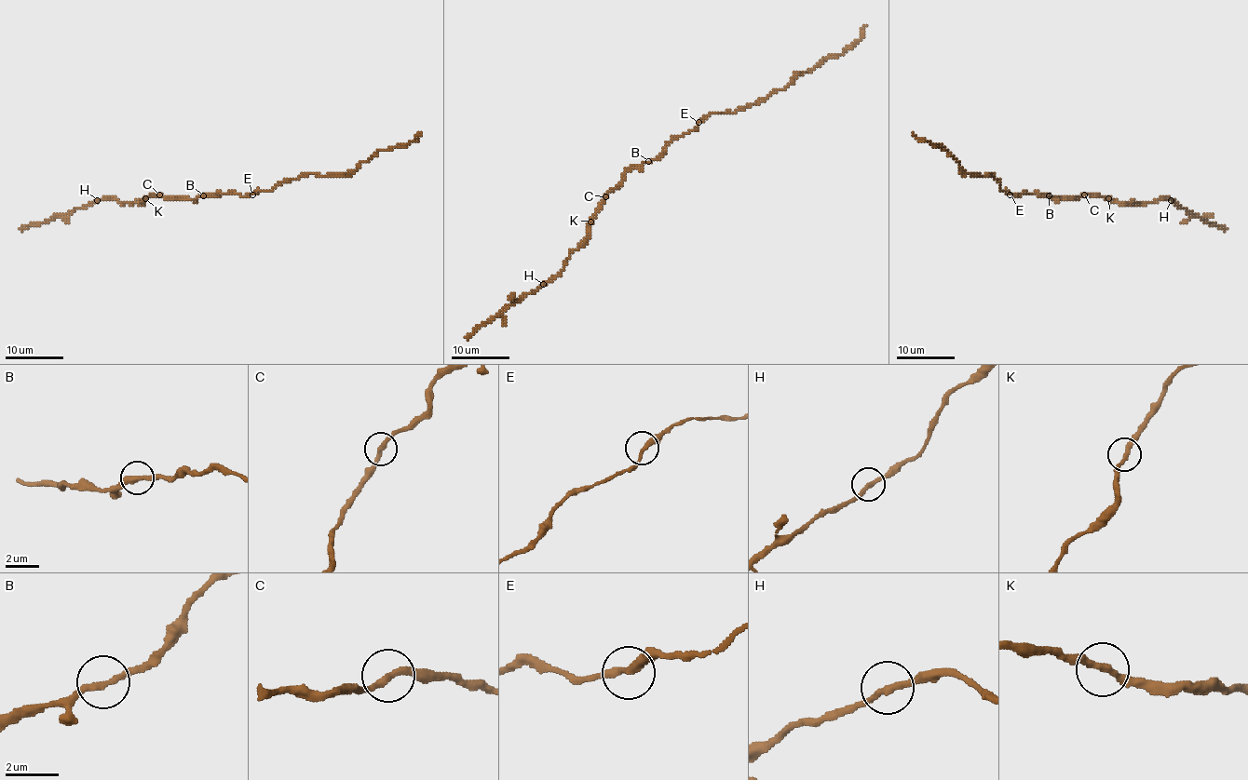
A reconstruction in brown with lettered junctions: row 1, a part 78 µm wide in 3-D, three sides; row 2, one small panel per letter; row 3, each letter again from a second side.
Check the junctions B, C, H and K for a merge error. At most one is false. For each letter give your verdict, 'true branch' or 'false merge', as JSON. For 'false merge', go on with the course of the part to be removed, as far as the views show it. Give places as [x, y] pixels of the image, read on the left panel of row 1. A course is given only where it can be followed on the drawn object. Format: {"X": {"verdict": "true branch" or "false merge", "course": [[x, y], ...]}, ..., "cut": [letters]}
{"B": {"verdict": "true branch"}, "C": {"verdict": "true branch"}, "H": {"verdict": "true branch"}, "K": {"verdict": "true branch"}, "cut": []}

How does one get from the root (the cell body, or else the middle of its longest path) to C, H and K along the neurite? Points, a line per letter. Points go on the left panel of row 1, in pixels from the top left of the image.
C: (206, 194), (195, 198), (166, 198), (159, 194)
H: (206, 194), (195, 198), (166, 198), (153, 194), (143, 202), (132, 203), (122, 203), (112, 197), (97, 200)
K: (206, 194), (195, 198), (166, 198), (153, 194), (145, 198)

